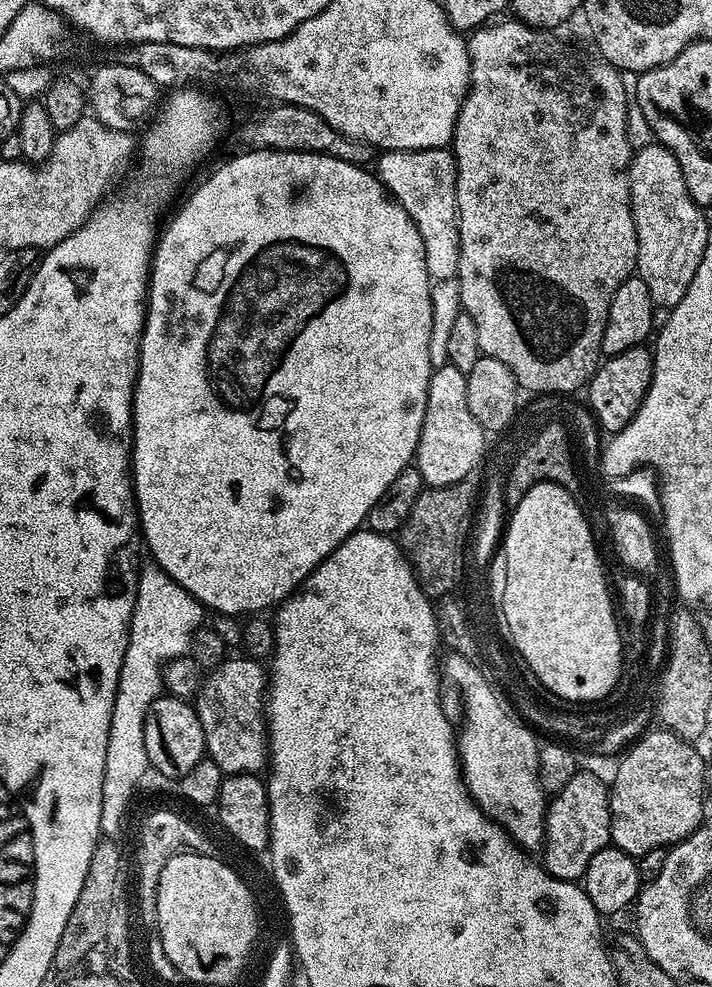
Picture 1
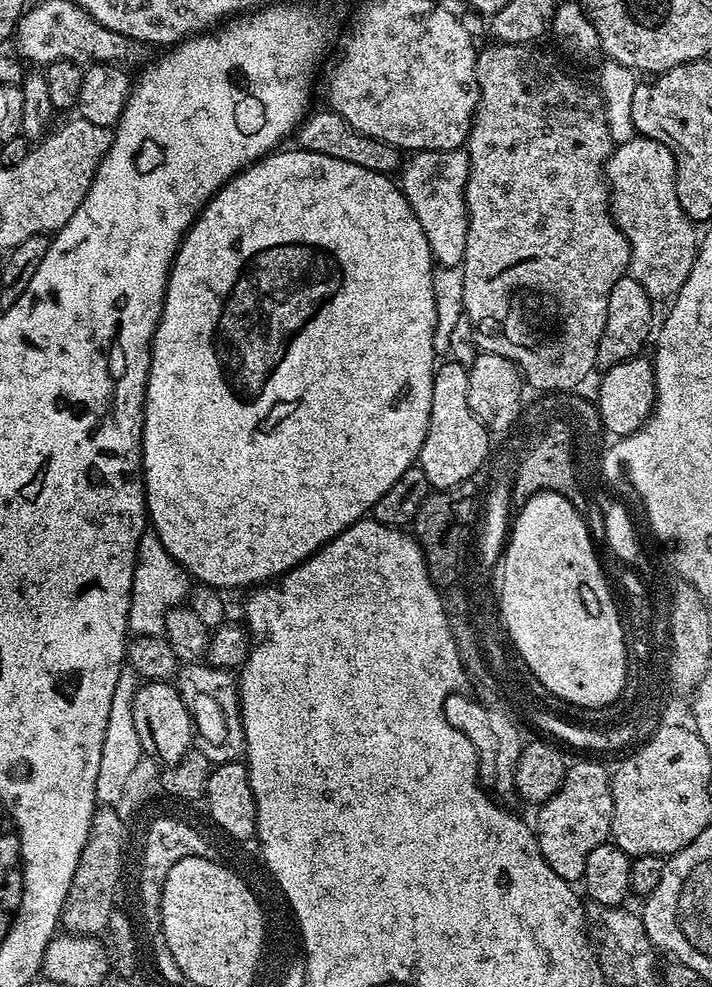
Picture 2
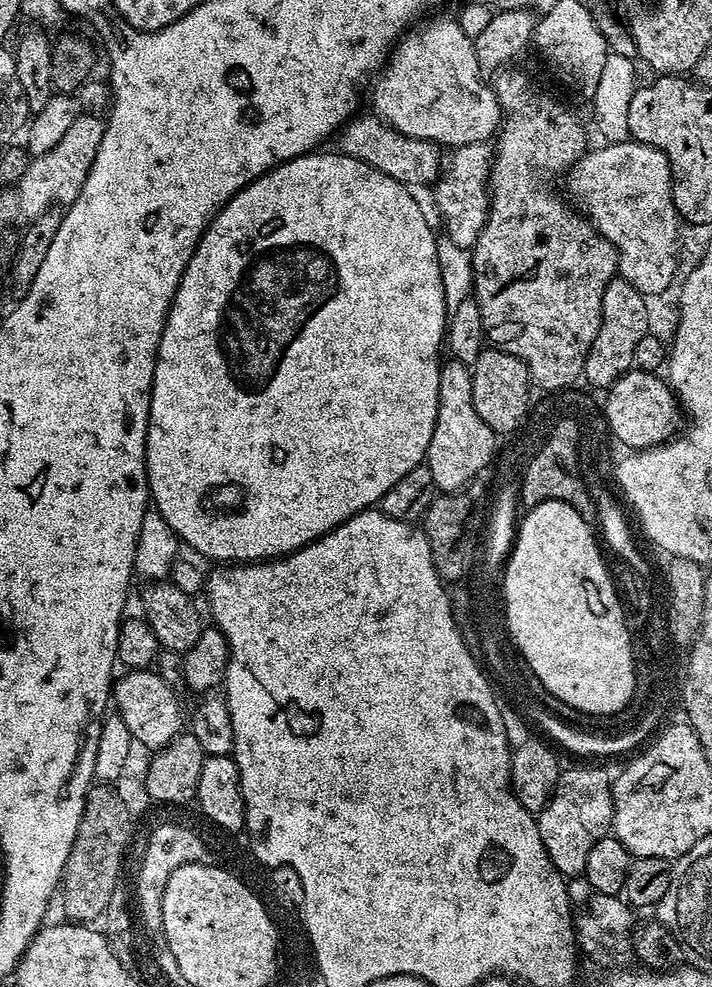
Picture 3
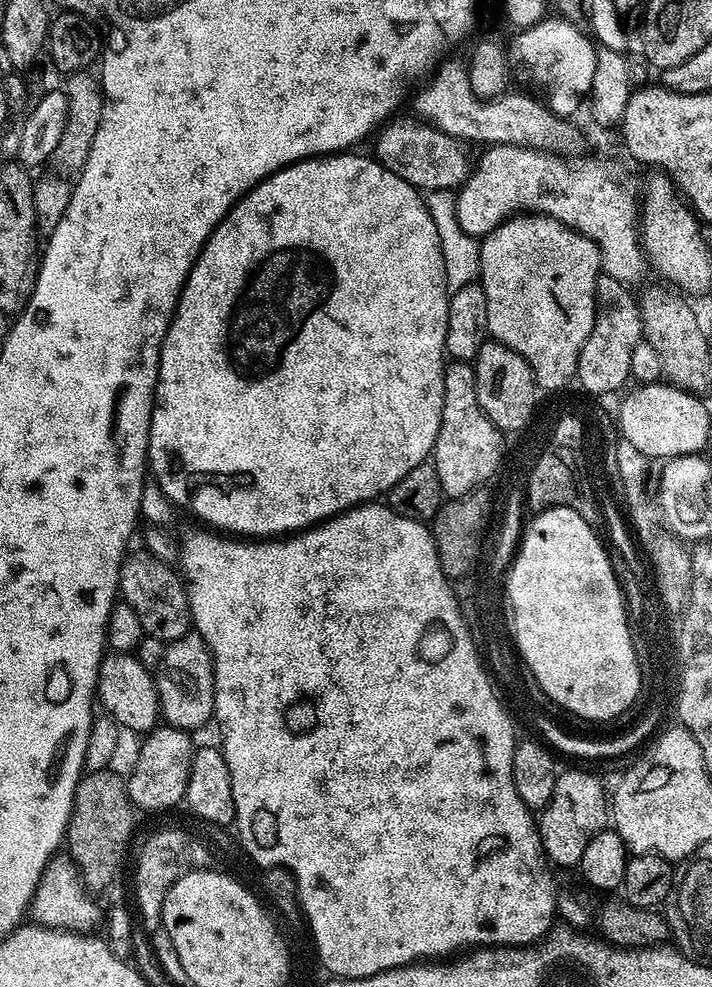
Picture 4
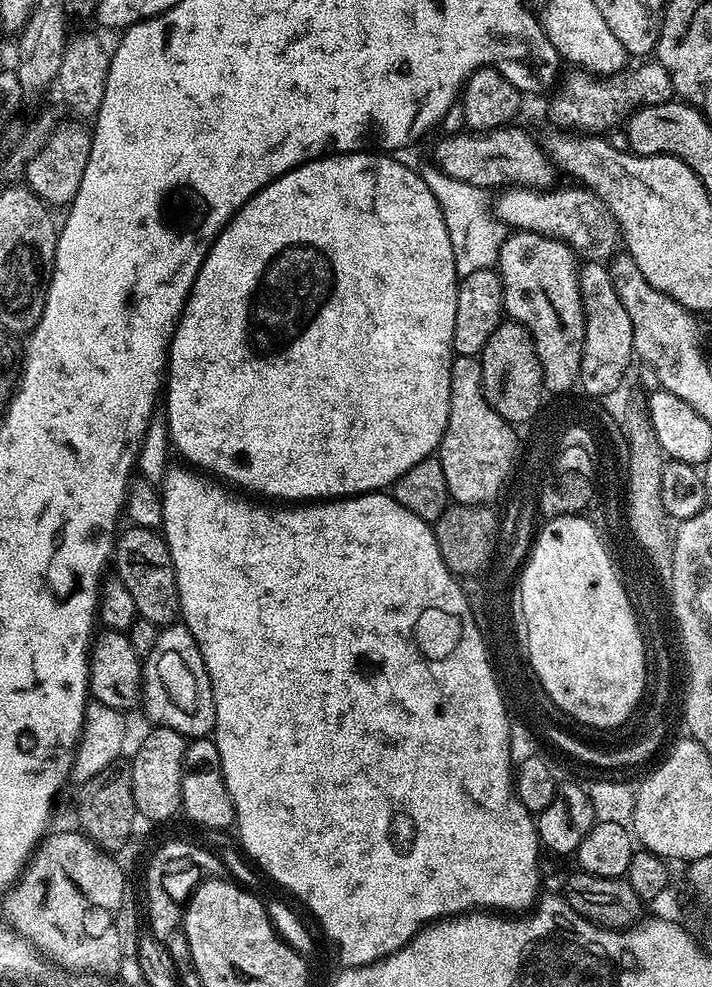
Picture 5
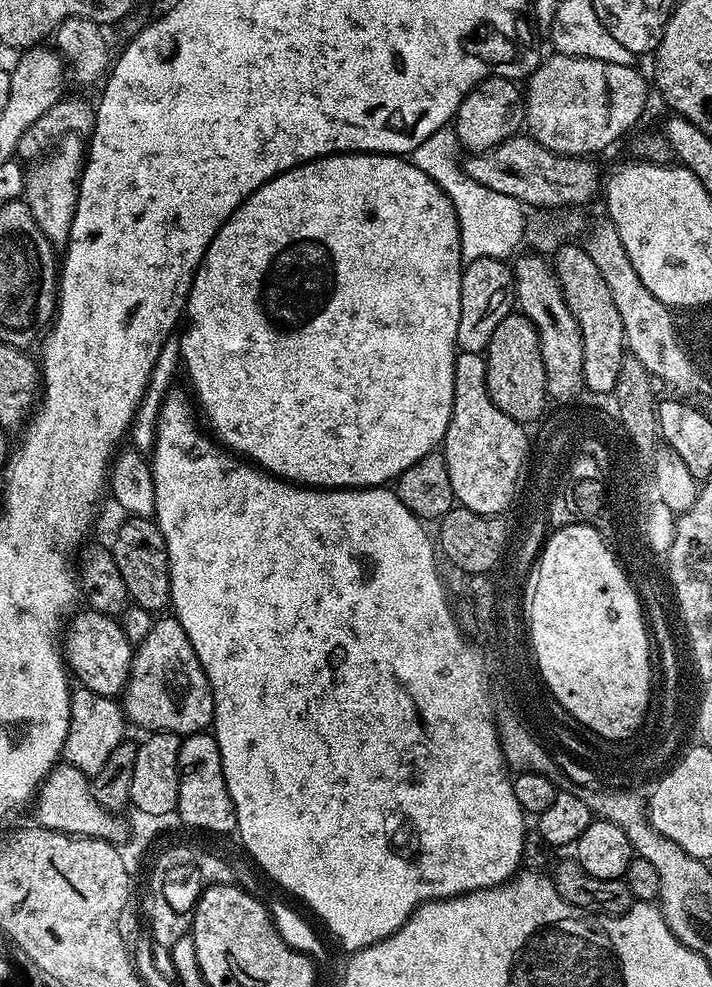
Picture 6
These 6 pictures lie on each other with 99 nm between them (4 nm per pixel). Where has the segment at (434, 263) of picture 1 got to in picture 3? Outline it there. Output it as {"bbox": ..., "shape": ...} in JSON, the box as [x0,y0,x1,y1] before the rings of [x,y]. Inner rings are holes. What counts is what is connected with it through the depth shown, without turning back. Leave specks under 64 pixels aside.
{"bbox":[431,142,494,249],"shape":[[[470,142],[461,148],[451,149],[450,155],[447,157],[446,167],[443,169],[442,175],[436,181],[434,187],[431,189],[432,196],[436,199],[436,208],[440,211],[440,220],[444,223],[443,230],[450,242],[454,242],[455,246],[460,246],[465,249],[471,249],[475,244],[476,239],[479,238],[480,232],[484,228],[484,223],[488,217],[488,206],[490,203],[490,189],[488,186],[488,176],[492,172],[492,157],[494,155],[494,148],[488,142]]]}

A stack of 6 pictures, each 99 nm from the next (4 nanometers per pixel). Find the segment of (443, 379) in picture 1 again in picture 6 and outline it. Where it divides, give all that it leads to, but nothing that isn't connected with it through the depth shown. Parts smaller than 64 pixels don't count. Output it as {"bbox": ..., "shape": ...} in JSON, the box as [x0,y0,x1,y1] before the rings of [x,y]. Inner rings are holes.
{"bbox":[442,352,530,512],"shape":[[[460,352],[454,362],[454,398],[452,399],[452,417],[448,423],[448,429],[442,441],[442,451],[444,461],[446,462],[446,470],[450,470],[450,486],[454,486],[454,494],[456,495],[459,507],[466,504],[472,504],[472,510],[479,512],[496,512],[496,508],[504,508],[504,500],[508,500],[508,495],[512,492],[512,477],[516,476],[516,471],[520,469],[521,456],[530,449],[526,428],[519,424],[514,418],[510,418],[506,414],[502,414],[502,410],[498,410],[498,406],[494,406],[494,402],[488,393],[486,386],[486,366],[487,359],[478,352]]]}

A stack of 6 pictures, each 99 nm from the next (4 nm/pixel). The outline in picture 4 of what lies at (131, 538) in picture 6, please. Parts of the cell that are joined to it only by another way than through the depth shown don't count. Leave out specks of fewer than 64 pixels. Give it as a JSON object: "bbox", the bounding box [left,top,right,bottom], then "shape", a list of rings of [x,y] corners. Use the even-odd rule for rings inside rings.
{"bbox":[119,550,192,642],"shape":[[[147,550],[139,551],[124,557],[120,567],[119,595],[123,603],[129,604],[138,614],[145,637],[152,636],[165,642],[180,640],[192,628],[192,611],[188,605],[185,581],[173,565],[162,562]]]}

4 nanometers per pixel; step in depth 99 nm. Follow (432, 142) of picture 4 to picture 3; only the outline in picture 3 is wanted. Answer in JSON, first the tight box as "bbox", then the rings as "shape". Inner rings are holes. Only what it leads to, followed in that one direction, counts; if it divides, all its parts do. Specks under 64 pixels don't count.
{"bbox":[339,114,442,185],"shape":[[[357,114],[339,129],[339,151],[350,158],[358,158],[358,162],[366,162],[366,166],[374,166],[374,170],[382,170],[382,174],[390,174],[390,178],[394,178],[399,184],[435,185],[442,175],[441,145],[431,144],[429,140],[410,138],[383,123],[379,116],[367,115]]]}

